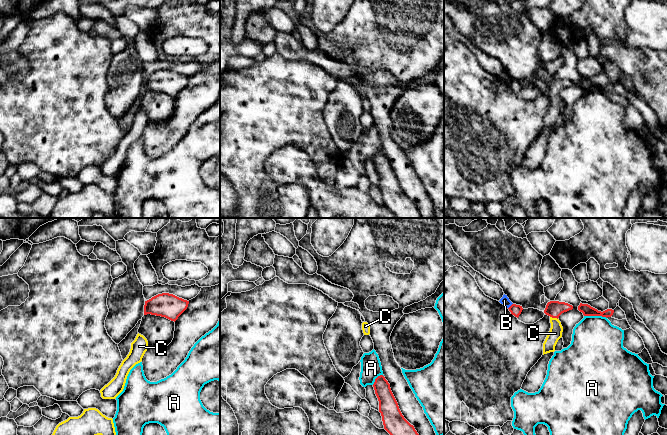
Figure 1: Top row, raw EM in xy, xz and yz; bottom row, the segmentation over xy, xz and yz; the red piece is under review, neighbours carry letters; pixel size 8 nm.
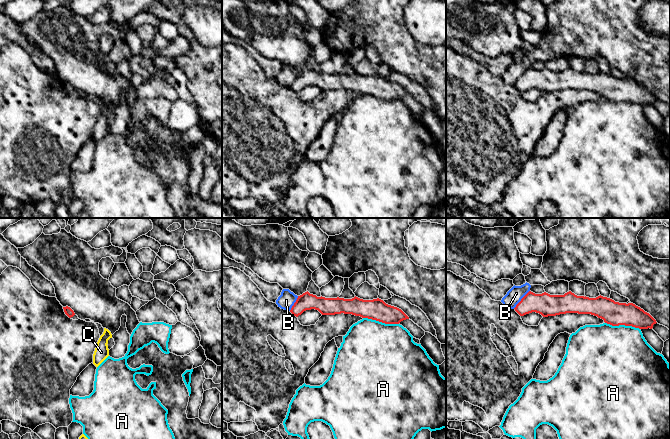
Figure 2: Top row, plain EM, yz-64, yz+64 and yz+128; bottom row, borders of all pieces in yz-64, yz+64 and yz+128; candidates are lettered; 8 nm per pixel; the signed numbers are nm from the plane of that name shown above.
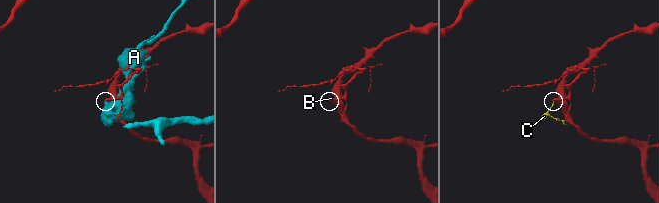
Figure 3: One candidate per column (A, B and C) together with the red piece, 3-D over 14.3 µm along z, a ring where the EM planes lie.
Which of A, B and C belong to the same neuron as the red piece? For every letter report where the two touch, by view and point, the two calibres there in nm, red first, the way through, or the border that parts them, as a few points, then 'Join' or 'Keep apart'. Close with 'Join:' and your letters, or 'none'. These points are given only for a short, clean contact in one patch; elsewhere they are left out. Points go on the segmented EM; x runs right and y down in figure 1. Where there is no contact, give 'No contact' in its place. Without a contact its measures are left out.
A: Touches red at yz (595, 315). Thickness 90 nm (red) against 420 nm. Keep apart
B: Touches red at yz (510, 306). Thickness 90 nm (red) against 70 nm. Boundary: yz (512, 303), (508, 308). Keep apart
C: Touches red at yz (554, 317). Thickness 140 nm (red) against 110 nm. Path across: yz (554, 309), (554, 317), (555, 333). Join
Join: C

